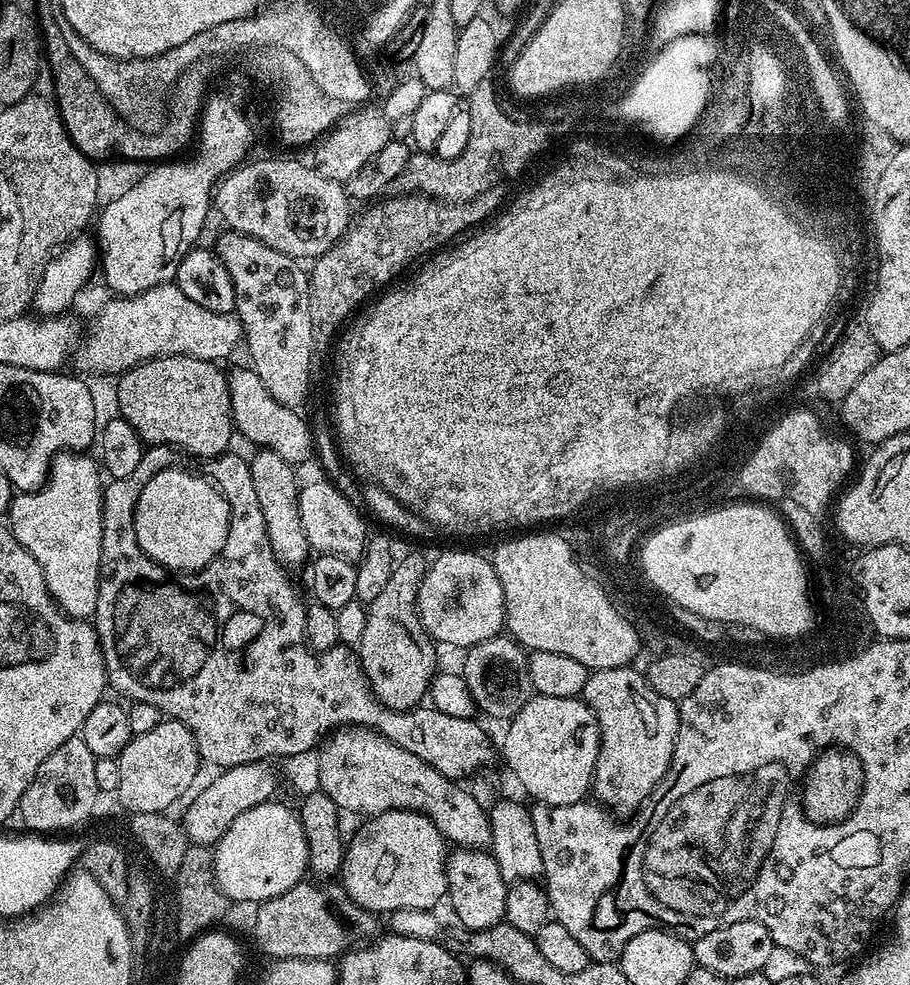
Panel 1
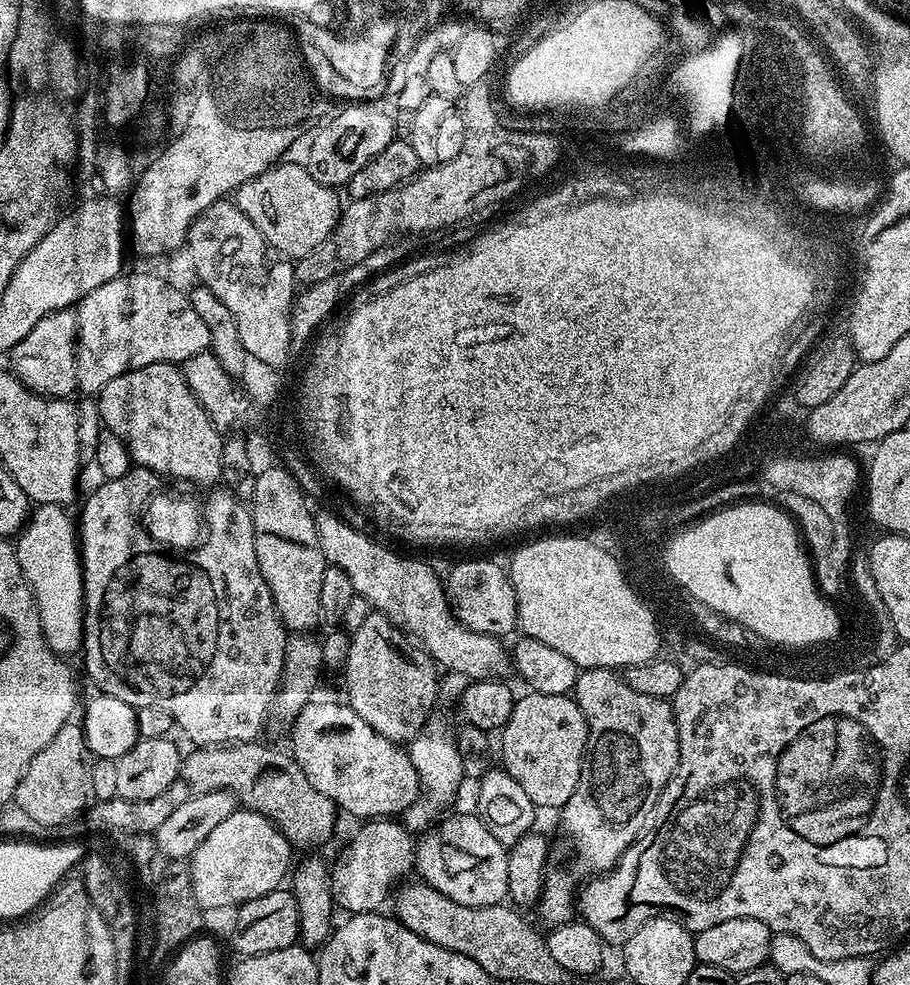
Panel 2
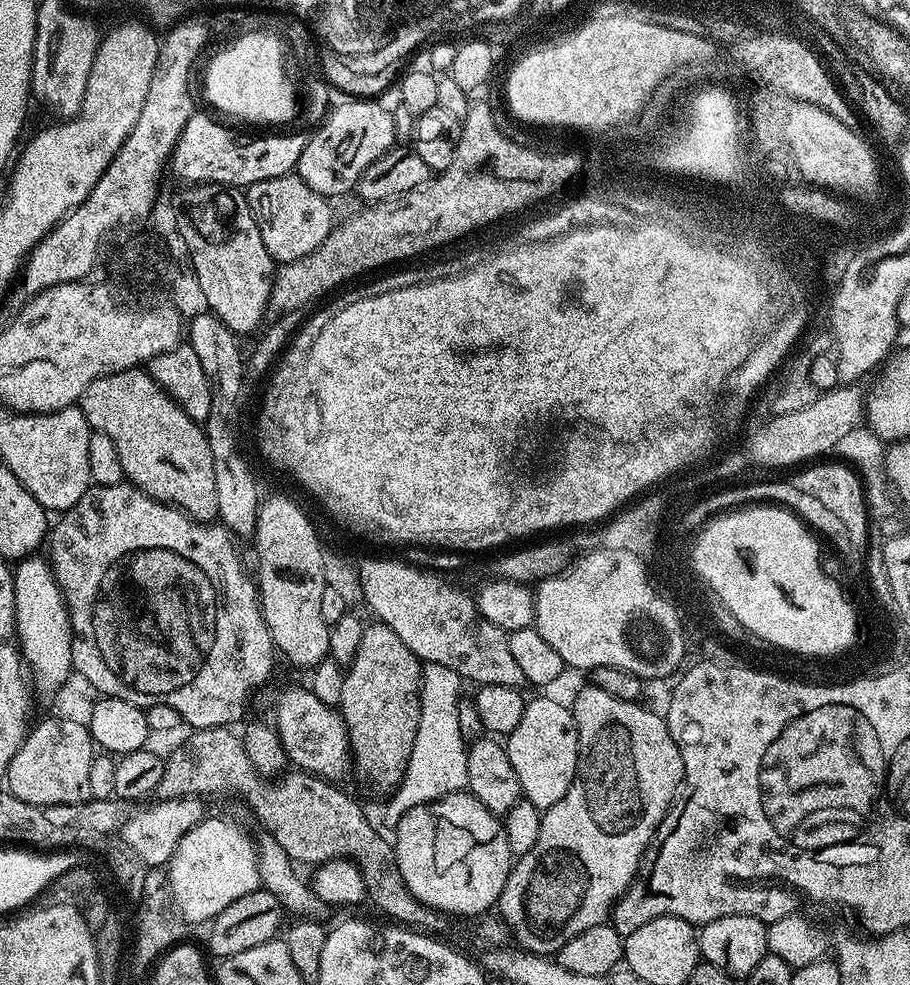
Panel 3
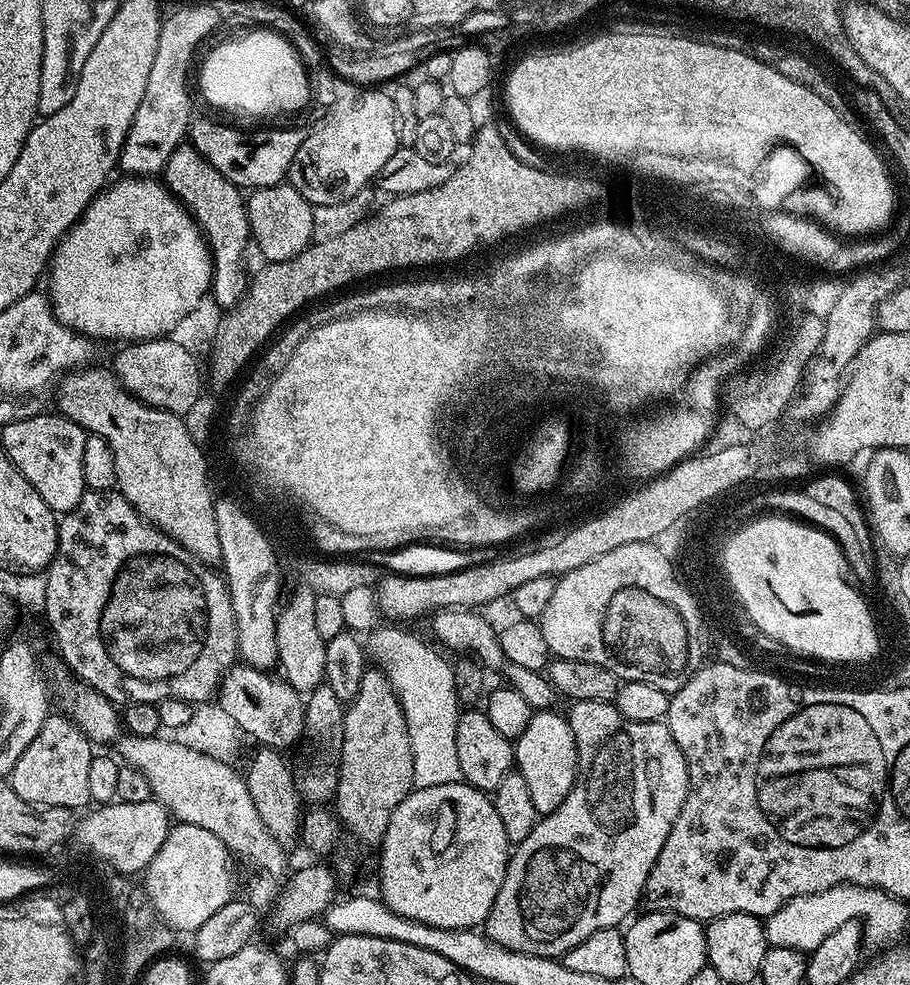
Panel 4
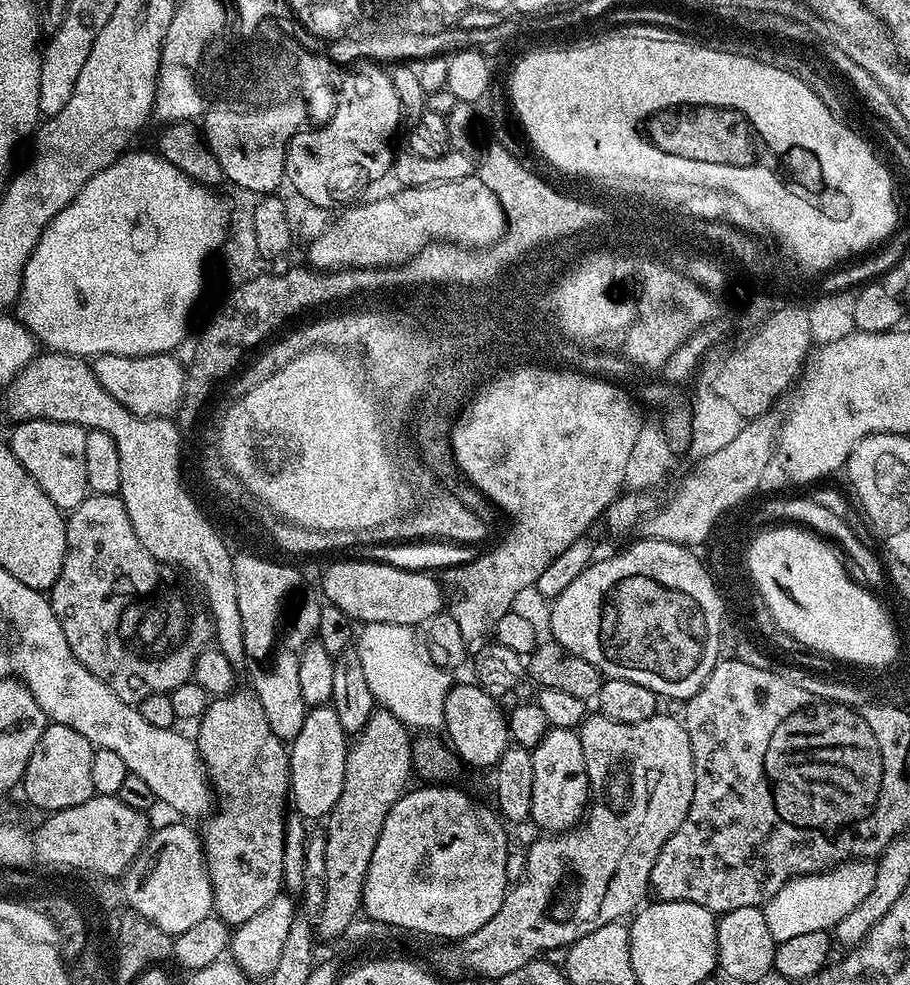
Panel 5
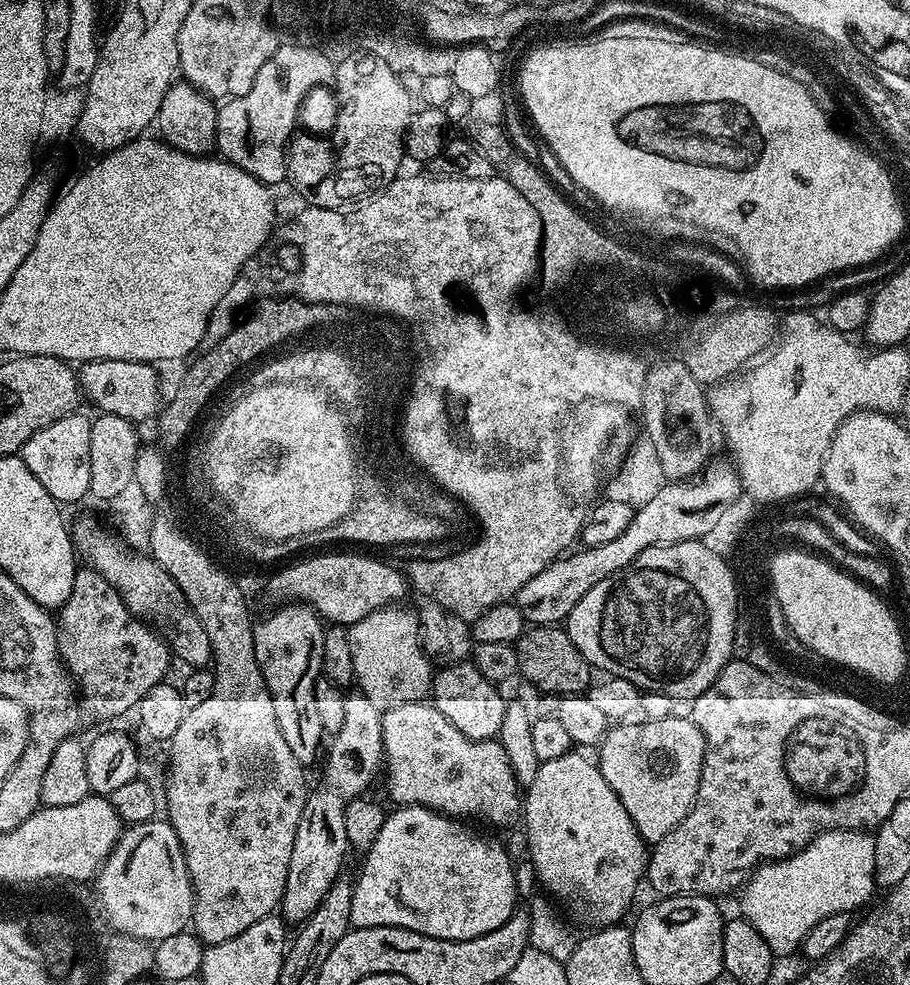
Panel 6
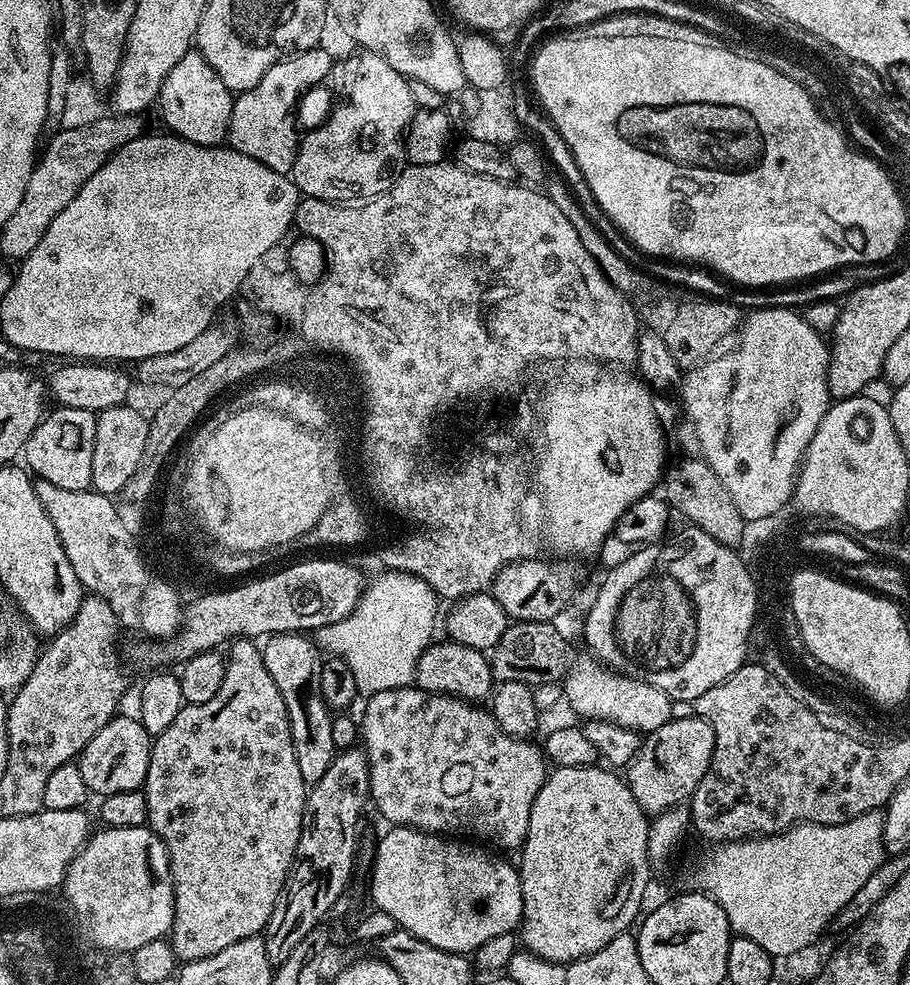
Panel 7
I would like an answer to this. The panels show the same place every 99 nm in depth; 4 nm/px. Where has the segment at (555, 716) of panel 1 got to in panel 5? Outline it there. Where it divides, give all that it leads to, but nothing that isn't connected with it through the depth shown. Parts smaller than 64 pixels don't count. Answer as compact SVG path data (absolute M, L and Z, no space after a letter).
M549 727L544 733L542 742L531 749L532 761L534 762L534 802L532 803L531 823L544 828L545 833L555 834L566 832L569 828L576 827L580 823L590 799L588 790L588 775L586 774L586 758L582 758L582 742L579 735L571 728Z

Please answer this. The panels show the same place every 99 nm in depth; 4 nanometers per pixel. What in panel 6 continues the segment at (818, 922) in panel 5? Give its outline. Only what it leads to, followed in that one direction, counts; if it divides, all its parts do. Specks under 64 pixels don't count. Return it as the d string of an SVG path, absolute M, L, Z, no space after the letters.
M839 828L838 830L830 830L829 832L820 832L812 837L812 842L805 846L800 852L795 852L793 856L789 856L787 860L774 860L765 862L756 869L748 878L748 883L742 889L744 897L740 900L740 908L743 919L750 922L750 926L754 926L754 930L758 930L758 934L762 934L762 938L766 938L766 942L771 946L776 956L790 956L799 949L800 943L806 938L806 934L810 930L814 930L814 926L818 926L818 922L822 922L822 918L830 918L830 914L838 914L839 912L851 913L852 908L860 908L872 896L872 891L877 891L876 875L874 874L874 854L876 853L875 835L869 834L867 831L846 830Z

